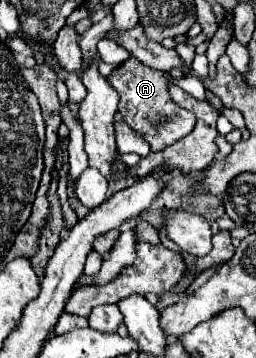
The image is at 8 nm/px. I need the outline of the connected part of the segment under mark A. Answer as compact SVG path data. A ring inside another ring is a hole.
M131 56L123 64L119 64L119 68L115 68L107 80L121 96L121 100L119 100L119 114L123 116L123 120L135 132L143 134L143 138L151 144L151 152L165 150L167 146L171 146L173 142L181 140L183 136L187 136L195 128L195 122L197 122L195 114L185 110L185 108L181 108L179 104L175 104L173 98L169 96L171 74L146 66L143 62L139 62L137 58ZM145 114L151 116L151 118L155 118L155 116L169 116L171 118L171 128L161 126L159 130L153 130L153 132L147 130L145 132Z

